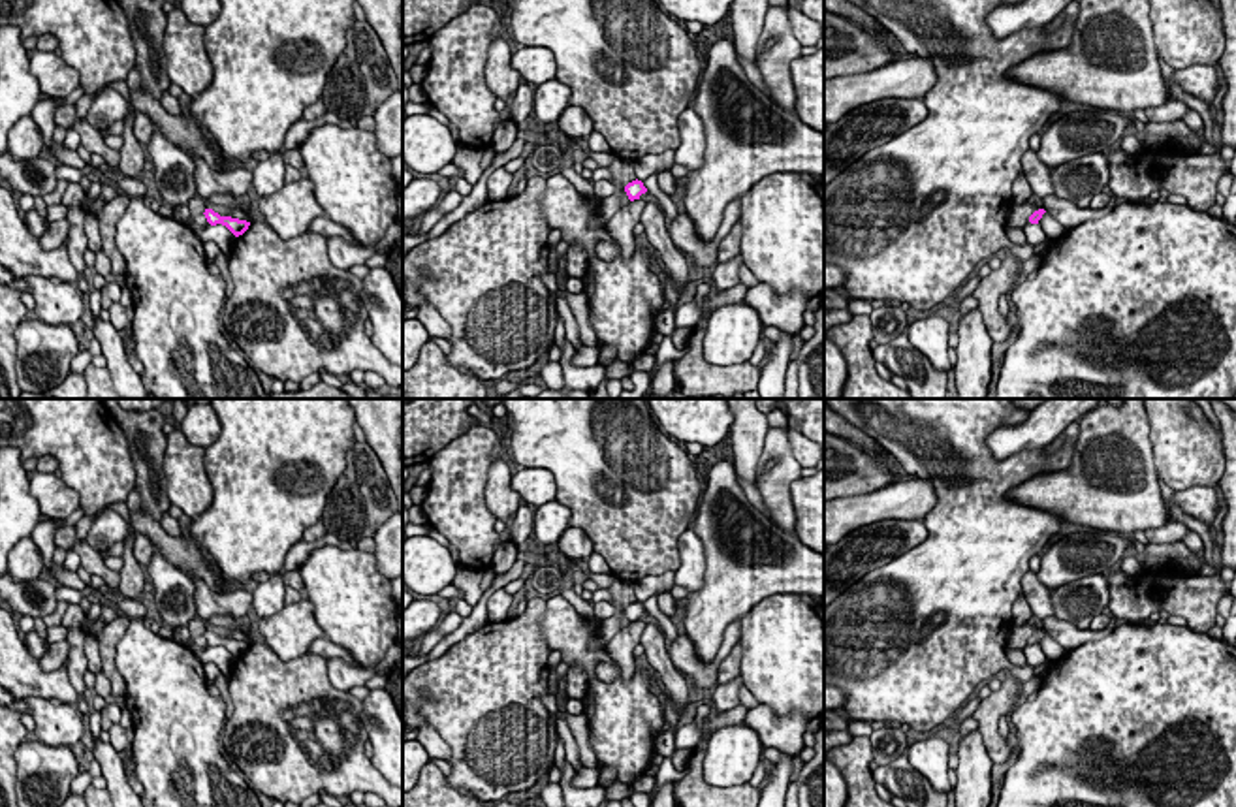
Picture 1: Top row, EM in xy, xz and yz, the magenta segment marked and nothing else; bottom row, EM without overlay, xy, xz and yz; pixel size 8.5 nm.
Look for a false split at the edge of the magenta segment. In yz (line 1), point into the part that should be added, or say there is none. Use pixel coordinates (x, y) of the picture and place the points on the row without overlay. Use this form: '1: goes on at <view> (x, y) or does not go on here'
1: does not go on here

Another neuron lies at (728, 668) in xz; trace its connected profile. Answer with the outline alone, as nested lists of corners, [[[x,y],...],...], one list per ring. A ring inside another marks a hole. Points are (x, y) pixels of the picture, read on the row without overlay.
[[[734,645],[730,655],[721,662],[719,666],[719,675],[717,675],[717,685],[726,685],[732,679],[739,677],[739,662],[741,662],[741,645]]]

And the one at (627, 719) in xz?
[[[561,594],[546,600],[544,640],[551,651],[559,651],[563,660],[579,666],[587,675],[587,690],[594,711],[589,722],[591,747],[600,767],[615,767],[617,781],[632,786],[645,769],[657,762],[655,741],[666,722],[662,700],[653,688],[655,672],[636,666],[628,681],[619,677],[606,685],[594,668],[600,662],[619,664],[606,647],[593,649],[600,628],[591,625]]]

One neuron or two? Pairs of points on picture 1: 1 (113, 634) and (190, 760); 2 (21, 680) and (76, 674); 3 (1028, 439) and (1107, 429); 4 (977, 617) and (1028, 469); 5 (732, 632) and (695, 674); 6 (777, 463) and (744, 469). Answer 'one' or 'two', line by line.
1: two
2: two
3: two
4: one
5: one
6: two

